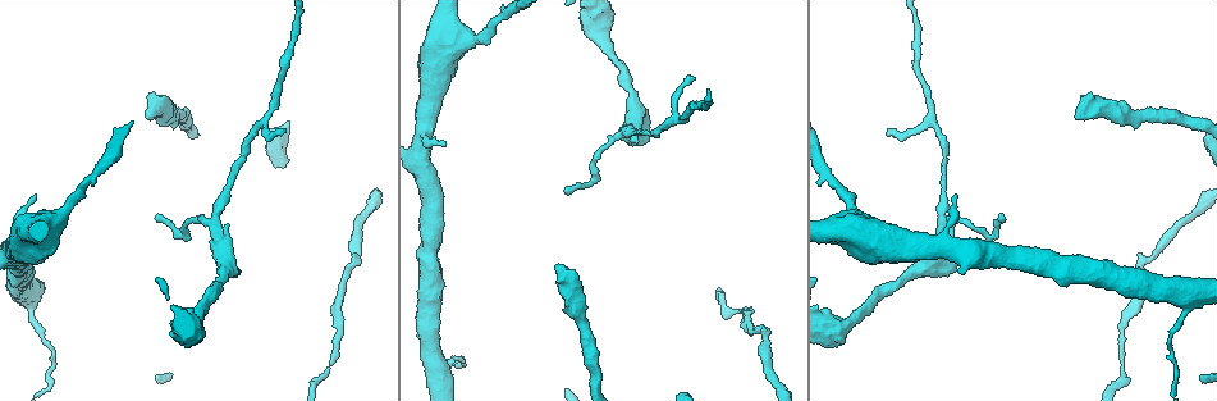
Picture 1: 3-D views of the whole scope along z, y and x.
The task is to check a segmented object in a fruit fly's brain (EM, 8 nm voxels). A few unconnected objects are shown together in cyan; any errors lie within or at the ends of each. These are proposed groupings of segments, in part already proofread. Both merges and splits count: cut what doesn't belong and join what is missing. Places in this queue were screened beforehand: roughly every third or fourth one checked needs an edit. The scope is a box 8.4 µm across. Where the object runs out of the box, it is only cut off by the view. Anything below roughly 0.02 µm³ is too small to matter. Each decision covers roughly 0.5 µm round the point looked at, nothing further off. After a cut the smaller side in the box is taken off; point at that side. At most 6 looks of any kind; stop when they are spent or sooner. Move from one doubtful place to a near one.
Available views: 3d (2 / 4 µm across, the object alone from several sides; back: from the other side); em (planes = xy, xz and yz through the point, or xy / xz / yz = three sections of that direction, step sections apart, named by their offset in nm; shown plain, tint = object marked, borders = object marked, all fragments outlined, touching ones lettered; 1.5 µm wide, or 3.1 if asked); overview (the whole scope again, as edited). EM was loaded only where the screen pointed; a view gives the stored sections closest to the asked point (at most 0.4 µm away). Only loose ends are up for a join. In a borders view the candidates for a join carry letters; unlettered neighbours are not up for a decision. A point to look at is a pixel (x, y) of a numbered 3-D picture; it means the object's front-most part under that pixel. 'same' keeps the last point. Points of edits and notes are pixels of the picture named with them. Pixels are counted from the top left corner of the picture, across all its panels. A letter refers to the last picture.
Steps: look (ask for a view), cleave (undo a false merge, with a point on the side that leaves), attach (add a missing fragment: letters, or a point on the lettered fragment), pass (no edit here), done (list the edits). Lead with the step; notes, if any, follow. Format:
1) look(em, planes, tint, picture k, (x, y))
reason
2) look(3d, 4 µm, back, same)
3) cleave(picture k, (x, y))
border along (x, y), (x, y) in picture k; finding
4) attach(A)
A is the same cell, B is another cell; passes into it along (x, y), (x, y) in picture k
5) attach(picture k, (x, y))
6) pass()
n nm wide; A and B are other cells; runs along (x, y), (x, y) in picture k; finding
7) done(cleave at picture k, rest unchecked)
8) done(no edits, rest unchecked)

look(em, planes, borders, picture 1, (1077, 118))
free end

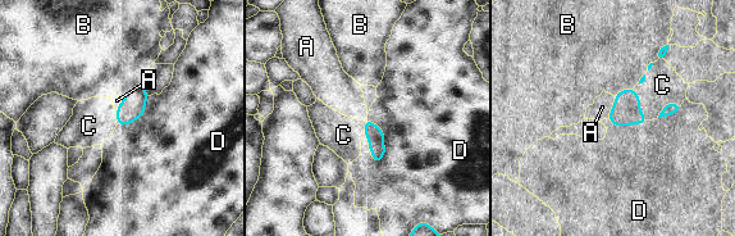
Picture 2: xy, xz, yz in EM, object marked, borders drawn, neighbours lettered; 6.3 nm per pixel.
attach(A)
A is the same cell, B, C and D are other cells; passes into it along (626, 110), (612, 108), (602, 107) in picture 2; the neuron continues

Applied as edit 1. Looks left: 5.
look(overview)

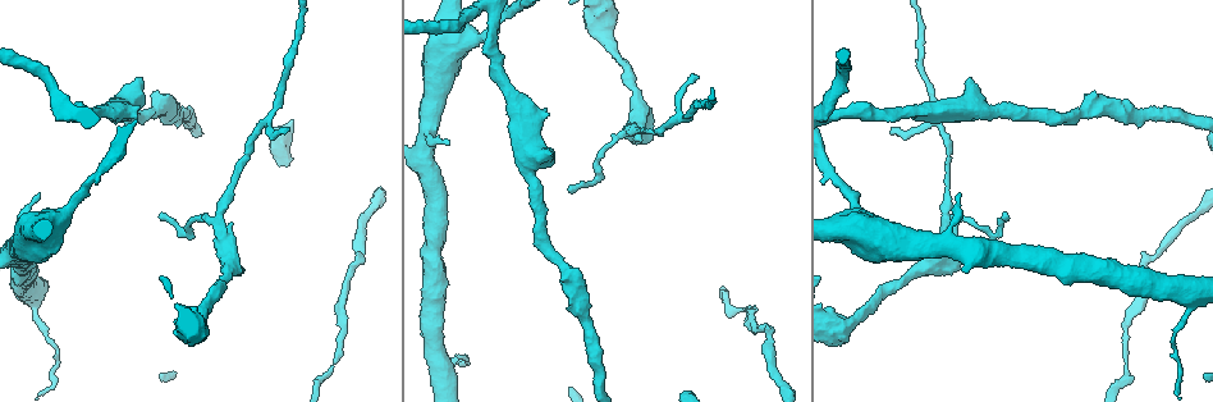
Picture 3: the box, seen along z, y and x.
look(em, xy, step 4, plain, picture 3, (448, 144))
thin end

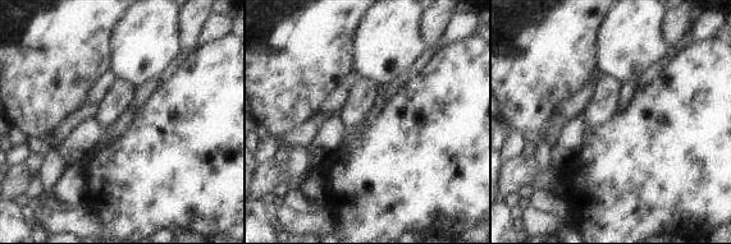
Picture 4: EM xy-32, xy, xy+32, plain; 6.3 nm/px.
look(em, xy, step 4, borders, same)
see the neighbours

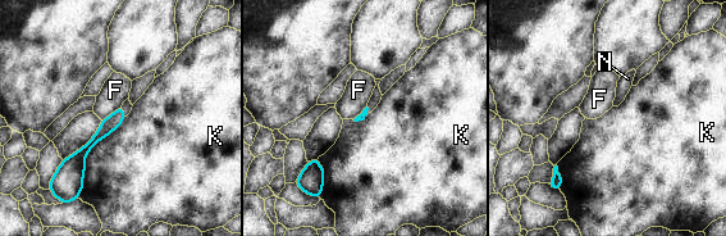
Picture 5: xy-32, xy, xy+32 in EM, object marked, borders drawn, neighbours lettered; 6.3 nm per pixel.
attach(N)
N is the same cell, F and K are other cells; passes into it along (110, 123), (123, 110), (127, 105) in picture 5; the neuron continues

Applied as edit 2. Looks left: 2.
done(attach at picture 2, attach at picture 5, rest unchecked)

